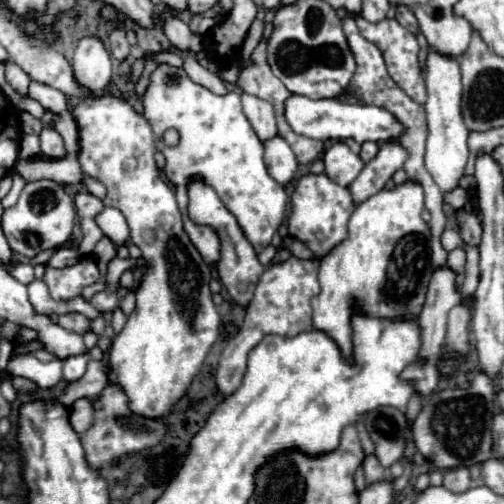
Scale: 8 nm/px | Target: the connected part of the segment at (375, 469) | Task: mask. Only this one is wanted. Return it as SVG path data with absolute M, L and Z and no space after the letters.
M366 455L366 459L364 459L364 477L366 477L366 485L372 485L372 481L384 479L384 467L376 459L376 455Z

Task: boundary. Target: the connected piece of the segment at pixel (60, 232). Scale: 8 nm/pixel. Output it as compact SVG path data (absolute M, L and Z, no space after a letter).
M44 179L44 181L28 183L22 189L18 203L4 211L2 229L8 239L10 249L30 259L40 251L56 249L68 243L74 229L74 221L76 221L76 211L74 211L72 197L64 191L62 185Z

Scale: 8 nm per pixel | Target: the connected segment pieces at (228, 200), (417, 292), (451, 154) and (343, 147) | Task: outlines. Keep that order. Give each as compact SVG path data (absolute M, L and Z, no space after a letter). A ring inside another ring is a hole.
M160 65L150 75L150 86L143 95L144 117L150 123L156 147L166 157L166 177L170 183L176 185L176 199L184 217L184 229L192 237L192 243L208 263L216 263L220 257L220 239L216 233L208 227L196 225L190 221L186 213L188 203L188 187L192 181L200 179L210 185L218 197L224 201L228 211L238 219L238 225L242 227L248 241L254 245L254 249L260 253L266 245L270 245L272 235L280 227L286 211L288 195L282 185L278 185L266 165L264 165L264 147L262 141L256 137L252 125L244 117L240 95L234 91L228 91L226 95L216 95L210 89L194 83L186 71L180 67ZM168 73L180 73L178 85L166 85ZM166 129L176 129L182 137L182 145L166 147L162 143L162 135Z
M406 179L400 185L394 185L394 189L380 191L372 195L368 201L360 203L356 211L350 217L348 223L348 237L336 245L322 261L320 269L322 273L322 291L312 299L314 309L314 327L328 333L342 349L344 357L352 357L352 327L350 327L350 315L352 315L352 301L356 301L368 315L374 317L418 317L424 297L426 297L426 279L432 269L432 251L430 251L430 227L422 219L424 211L424 191L422 185Z
M428 47L426 55L426 69L422 71L428 89L426 109L426 123L428 123L428 139L426 139L426 169L430 171L432 179L440 187L442 195L454 191L464 177L466 163L470 157L468 149L468 135L470 129L462 117L462 73L460 63L452 55L444 55L434 47Z
M342 141L326 149L324 165L326 165L326 175L342 187L348 187L364 169L364 161L360 159L360 155L352 153L348 145Z

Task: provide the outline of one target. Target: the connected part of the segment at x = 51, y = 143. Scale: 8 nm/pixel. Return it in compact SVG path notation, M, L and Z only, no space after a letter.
M44 129L40 133L40 151L48 159L60 159L66 155L64 141L56 129Z

